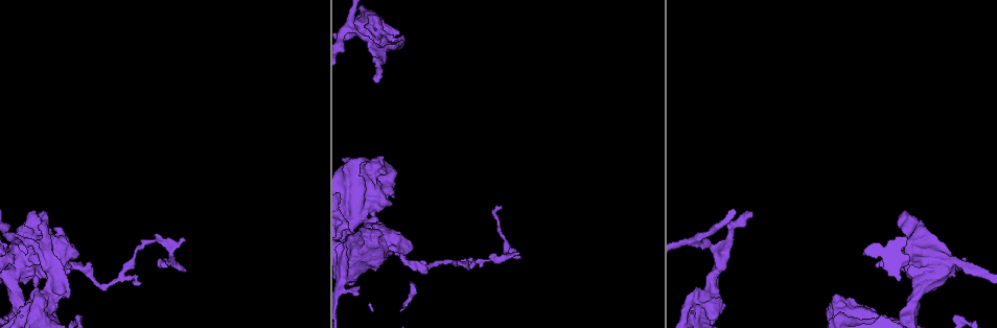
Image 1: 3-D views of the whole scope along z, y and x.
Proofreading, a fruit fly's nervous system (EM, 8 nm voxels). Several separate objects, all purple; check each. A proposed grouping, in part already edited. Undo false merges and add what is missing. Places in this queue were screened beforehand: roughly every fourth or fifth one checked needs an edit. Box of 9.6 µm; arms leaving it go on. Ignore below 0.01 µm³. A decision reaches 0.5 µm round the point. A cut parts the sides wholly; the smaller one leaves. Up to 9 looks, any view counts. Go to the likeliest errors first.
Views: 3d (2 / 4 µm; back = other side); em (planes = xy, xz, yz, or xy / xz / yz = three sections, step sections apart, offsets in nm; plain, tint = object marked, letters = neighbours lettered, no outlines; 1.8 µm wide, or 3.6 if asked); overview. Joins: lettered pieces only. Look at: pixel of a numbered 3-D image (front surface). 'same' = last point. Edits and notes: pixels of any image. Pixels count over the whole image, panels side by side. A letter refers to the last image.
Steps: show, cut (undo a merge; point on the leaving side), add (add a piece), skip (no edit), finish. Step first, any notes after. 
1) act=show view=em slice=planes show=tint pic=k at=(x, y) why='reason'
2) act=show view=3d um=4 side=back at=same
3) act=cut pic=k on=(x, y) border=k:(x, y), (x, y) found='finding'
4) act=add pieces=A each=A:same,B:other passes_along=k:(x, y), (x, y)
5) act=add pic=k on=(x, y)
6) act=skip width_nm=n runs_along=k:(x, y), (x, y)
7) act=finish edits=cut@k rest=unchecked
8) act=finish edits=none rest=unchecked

act=show view=3d um=4 pic=1 at=(39, 212) why='branch stops here'

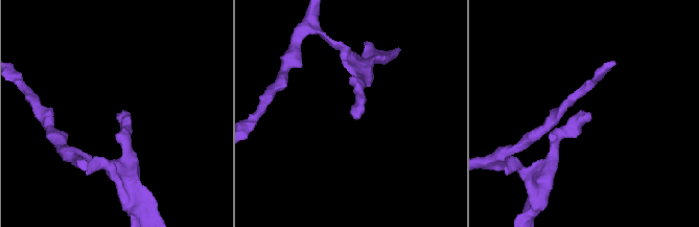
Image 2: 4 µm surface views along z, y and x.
act=show view=em slice=xy step=16 show=letters pic=2 at=(353, 116) why='need the tissue'

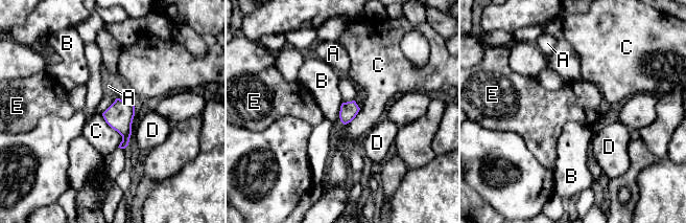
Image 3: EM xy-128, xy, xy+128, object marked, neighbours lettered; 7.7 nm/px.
act=skip longest_contact=C:280nm each=A:other,B:other,C:other,D:other,E:other border=3:(341, 103), (339, 118), (344, 124) found='none of them fits'

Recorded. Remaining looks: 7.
act=show view=3d um=4 pic=1 at=(40, 277) why='calibre changes'

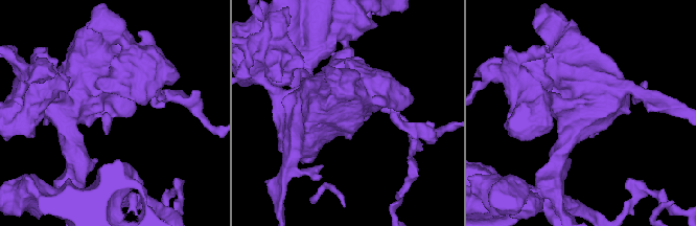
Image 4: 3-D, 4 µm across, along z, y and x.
act=show view=em um=3.6 slice=planes show=letters pic=4 at=(115, 113)

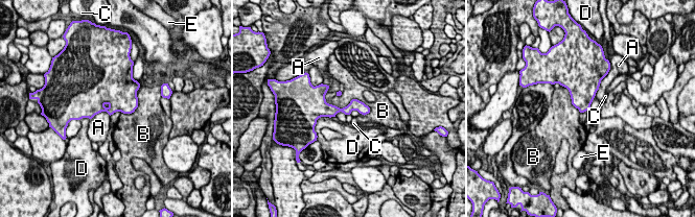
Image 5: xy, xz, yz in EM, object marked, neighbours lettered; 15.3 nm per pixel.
act=skip longest_contact=B:750nm each=A:other,B:other,C:other,D:other,E:other runs_along=5:(319, 107), (367, 110) found='continuous, no second cell'

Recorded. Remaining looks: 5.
act=show view=em slice=planes show=letters pic=1 at=(39, 290) why='stops while still wide'

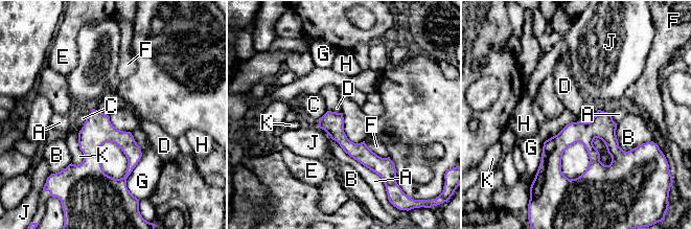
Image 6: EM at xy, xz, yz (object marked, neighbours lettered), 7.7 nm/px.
act=skip each=A:other,B:other,C:other,D:other,E:other,F:other,G:other,H:other,J:other,K:other border=6:(92, 108), (108, 115) found='none of them fits'

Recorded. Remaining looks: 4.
act=show view=3d um=2 side=back pic=1 at=(517, 253) why='tapers out'

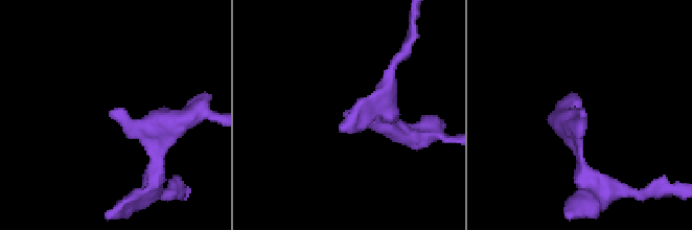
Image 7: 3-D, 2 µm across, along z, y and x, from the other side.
act=show view=em um=3.6 slice=planes show=letters pic=7 at=(581, 108) why='shape alone is not enough'

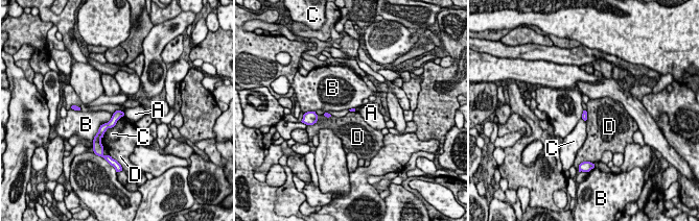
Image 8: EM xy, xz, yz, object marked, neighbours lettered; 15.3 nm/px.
act=skip each=A:other,B:other,C:other,D:other found='no lettered piece goes on from it'

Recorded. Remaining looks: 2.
act=finish edits=none rest=unchecked

